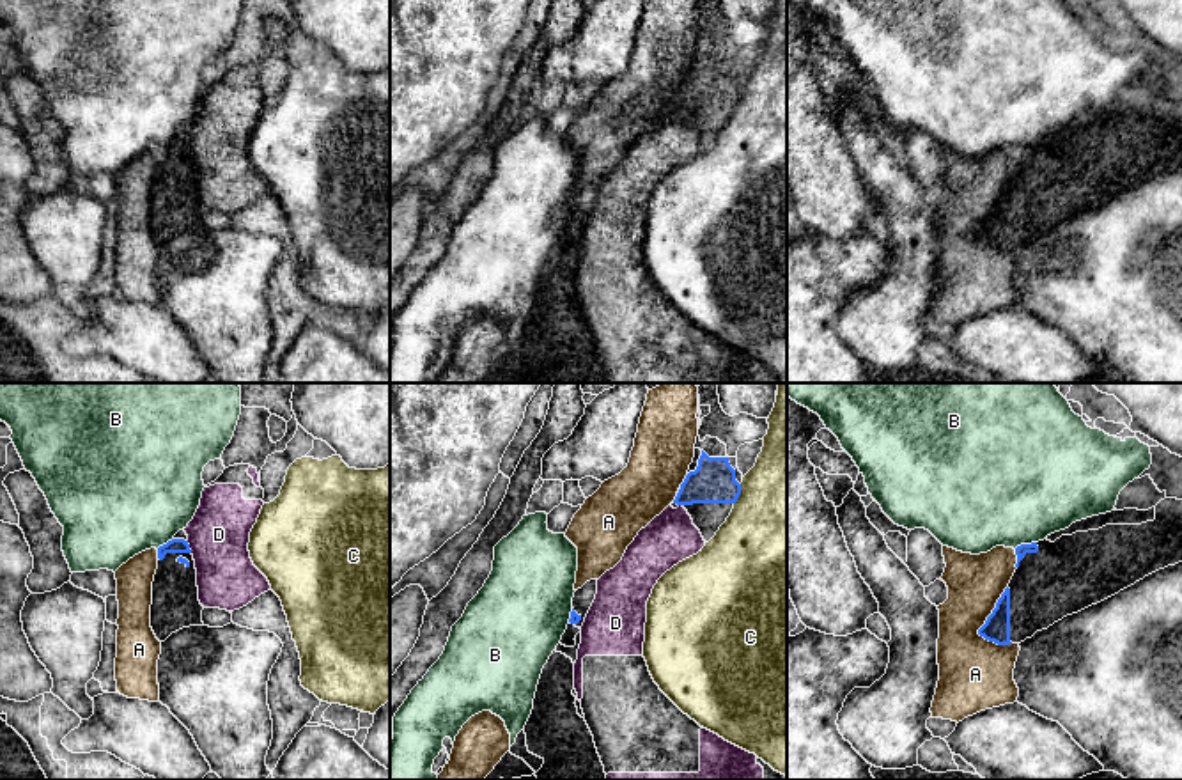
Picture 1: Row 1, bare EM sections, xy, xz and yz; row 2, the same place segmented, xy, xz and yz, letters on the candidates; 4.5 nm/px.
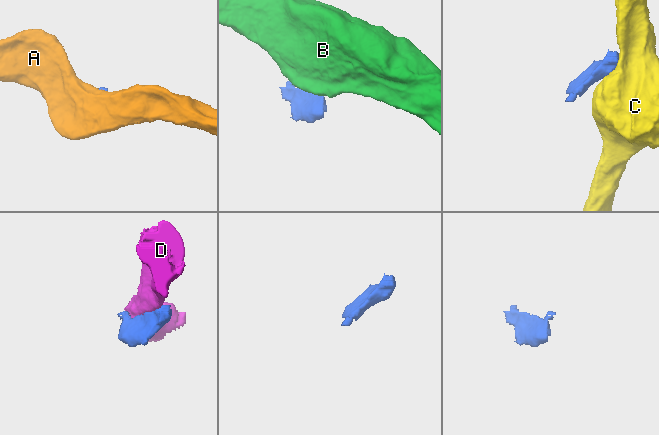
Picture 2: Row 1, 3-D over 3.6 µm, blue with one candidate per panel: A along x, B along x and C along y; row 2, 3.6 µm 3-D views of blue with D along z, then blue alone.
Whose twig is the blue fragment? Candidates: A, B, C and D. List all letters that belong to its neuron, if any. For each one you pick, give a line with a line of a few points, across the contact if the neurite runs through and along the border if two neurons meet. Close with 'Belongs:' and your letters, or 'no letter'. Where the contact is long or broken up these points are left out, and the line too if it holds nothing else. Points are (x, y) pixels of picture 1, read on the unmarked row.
Belongs: no letter

